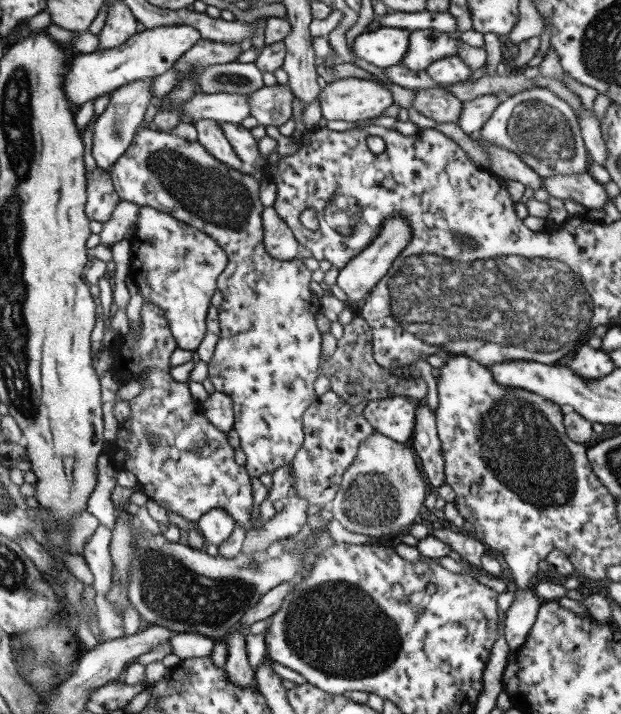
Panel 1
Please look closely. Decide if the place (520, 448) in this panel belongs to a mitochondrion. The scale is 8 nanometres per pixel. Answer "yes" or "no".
yes

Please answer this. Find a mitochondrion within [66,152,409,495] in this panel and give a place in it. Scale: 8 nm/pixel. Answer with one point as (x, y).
(343, 215)

